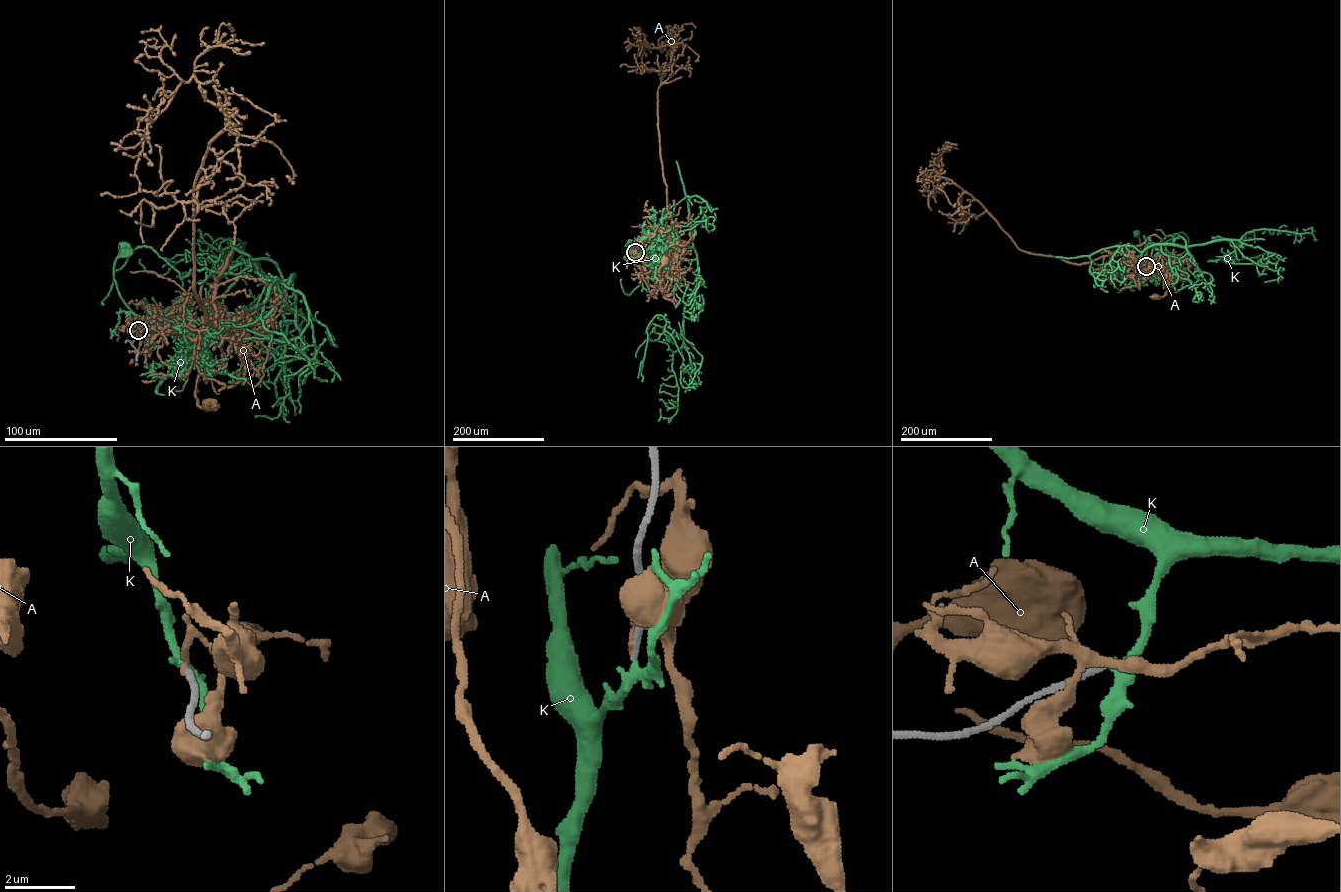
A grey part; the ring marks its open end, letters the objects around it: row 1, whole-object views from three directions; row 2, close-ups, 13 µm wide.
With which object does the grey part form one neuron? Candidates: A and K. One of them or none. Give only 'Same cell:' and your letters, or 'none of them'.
Same cell: none of them

